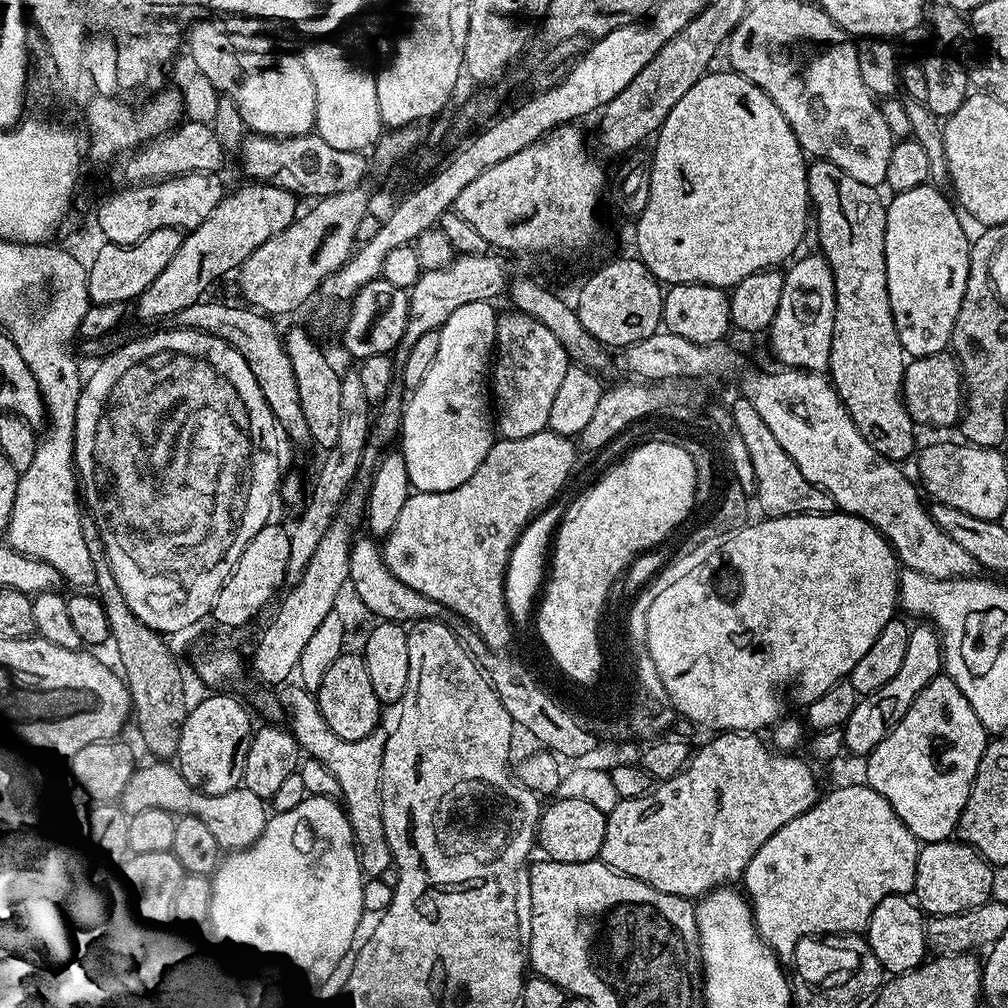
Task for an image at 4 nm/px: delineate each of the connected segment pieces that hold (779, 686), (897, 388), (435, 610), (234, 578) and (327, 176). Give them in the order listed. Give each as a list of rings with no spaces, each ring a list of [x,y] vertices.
[[[834,511],[827,514],[801,514],[799,516],[774,516],[771,518],[763,518],[755,524],[755,522],[749,522],[744,525],[740,531],[733,531],[731,535],[723,541],[723,544],[718,553],[718,560],[724,563],[724,576],[728,581],[725,582],[724,588],[719,588],[716,585],[716,580],[711,576],[708,571],[710,570],[708,564],[695,567],[689,573],[679,574],[676,582],[665,583],[664,588],[661,590],[661,594],[658,598],[651,603],[650,612],[648,616],[649,620],[649,632],[648,632],[648,647],[647,650],[654,663],[658,668],[658,674],[661,675],[661,682],[664,683],[666,690],[668,691],[668,699],[672,708],[682,717],[685,716],[688,720],[693,720],[696,724],[701,724],[704,728],[716,728],[717,733],[722,732],[755,732],[759,733],[760,728],[765,730],[771,729],[773,725],[777,723],[785,715],[784,712],[784,691],[791,686],[793,688],[792,696],[800,703],[800,706],[806,706],[810,702],[814,702],[814,698],[818,698],[818,694],[826,694],[826,690],[830,690],[830,686],[834,686],[838,681],[851,677],[854,666],[858,666],[858,658],[862,658],[862,654],[866,654],[866,650],[870,650],[870,646],[874,646],[874,638],[878,638],[878,634],[882,634],[882,626],[886,626],[886,622],[890,622],[897,615],[898,612],[898,597],[900,595],[900,574],[902,571],[902,565],[899,560],[896,559],[896,551],[889,544],[887,538],[880,533],[870,522],[866,522],[862,518],[857,516],[849,516],[847,512]]]
[[[813,159],[808,164],[808,199],[814,213],[814,232],[816,228],[816,236],[820,239],[819,251],[827,258],[834,274],[836,313],[828,363],[832,387],[840,396],[854,426],[858,426],[862,438],[866,438],[866,442],[870,442],[870,446],[874,446],[874,450],[878,450],[878,454],[882,454],[887,460],[904,462],[908,455],[911,457],[917,451],[917,429],[902,399],[906,353],[894,326],[894,314],[890,310],[890,294],[886,282],[888,210],[885,201],[880,201],[876,192],[879,191],[873,185],[858,182],[850,178],[850,174],[838,170],[834,162]]]
[[[357,535],[352,542],[350,556],[350,588],[356,591],[356,596],[373,612],[380,622],[415,622],[418,620],[435,620],[441,615],[442,609],[438,602],[418,594],[418,590],[410,590],[406,582],[398,582],[394,574],[386,566],[382,548],[372,536]]]
[[[269,522],[262,526],[262,530],[258,530],[258,534],[254,534],[241,560],[234,566],[232,575],[222,586],[210,613],[211,619],[216,619],[228,628],[240,628],[250,623],[272,599],[277,599],[278,593],[285,587],[286,562],[290,562],[290,538],[289,529],[276,523]]]
[[[318,134],[307,136],[257,136],[244,137],[244,168],[252,182],[278,186],[297,198],[319,198],[342,194],[342,190],[359,188],[365,183],[364,175],[370,172],[370,160],[364,152],[334,150]]]

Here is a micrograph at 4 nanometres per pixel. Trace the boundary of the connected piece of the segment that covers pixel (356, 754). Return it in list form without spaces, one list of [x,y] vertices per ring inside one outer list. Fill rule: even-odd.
[[[303,686],[295,687],[288,692],[288,704],[286,700],[286,716],[289,721],[292,719],[292,737],[309,757],[321,760],[338,778],[342,804],[348,813],[348,820],[352,823],[352,835],[356,838],[356,847],[360,854],[360,867],[364,869],[365,877],[383,877],[384,871],[391,869],[394,864],[382,826],[380,801],[380,771],[388,732],[377,730],[366,734],[366,738],[357,740],[338,738],[338,734],[334,734],[334,730],[326,726],[326,718],[322,718],[315,695]]]

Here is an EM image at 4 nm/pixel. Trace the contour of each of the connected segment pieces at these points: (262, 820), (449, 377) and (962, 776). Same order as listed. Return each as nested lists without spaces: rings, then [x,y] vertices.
[[[152,762],[137,767],[135,774],[126,790],[124,796],[127,803],[137,812],[161,808],[167,812],[175,812],[177,817],[197,816],[210,826],[214,838],[218,838],[221,849],[228,852],[240,852],[248,848],[262,834],[264,827],[268,825],[269,809],[266,801],[258,794],[254,794],[243,786],[230,790],[226,794],[206,794],[183,776],[179,767],[172,762]]]
[[[487,300],[466,302],[466,306],[458,306],[458,310],[454,310],[454,314],[450,314],[450,318],[446,318],[444,325],[438,329],[440,341],[435,341],[434,344],[438,350],[438,355],[427,365],[429,368],[425,370],[424,377],[420,380],[420,385],[413,390],[412,397],[409,400],[407,397],[406,403],[403,405],[398,433],[398,451],[406,458],[406,474],[410,474],[411,487],[417,492],[445,492],[462,486],[462,482],[466,482],[466,478],[470,478],[470,474],[474,474],[474,470],[478,470],[478,466],[482,466],[486,454],[492,448],[494,443],[494,404],[490,399],[490,380],[488,375],[490,361],[493,359],[496,347],[496,322],[498,319],[498,312],[495,312],[492,307],[493,305]]]
[[[946,674],[936,676],[914,698],[910,710],[900,719],[878,742],[876,749],[866,757],[868,764],[864,768],[866,783],[898,814],[898,818],[914,834],[917,841],[933,844],[939,840],[949,839],[957,831],[960,815],[968,801],[972,783],[978,770],[978,762],[982,762],[982,754],[988,749],[989,733],[985,732],[982,722],[978,722],[978,714],[974,714],[974,706],[966,702],[966,694],[958,690],[958,686]]]

